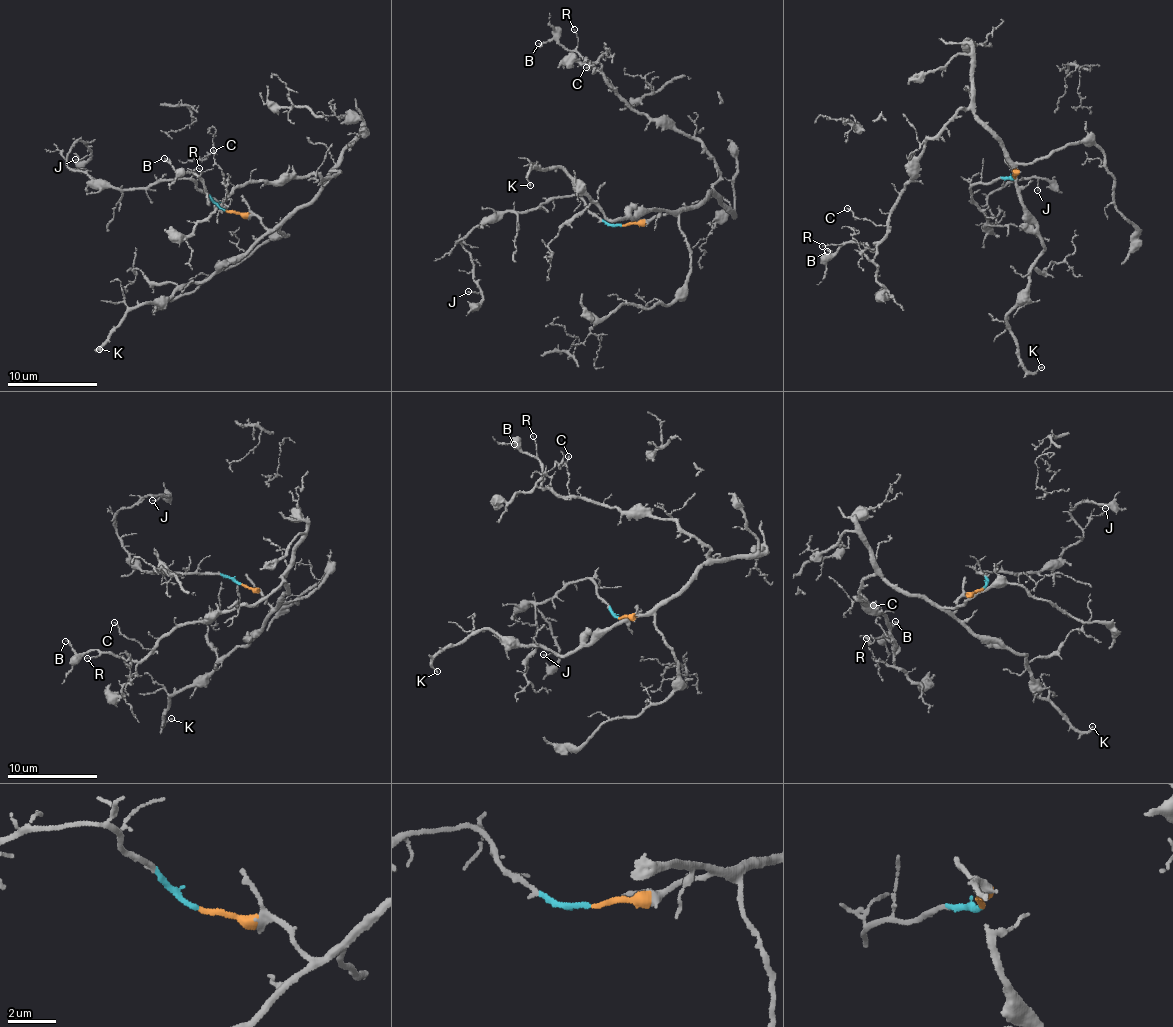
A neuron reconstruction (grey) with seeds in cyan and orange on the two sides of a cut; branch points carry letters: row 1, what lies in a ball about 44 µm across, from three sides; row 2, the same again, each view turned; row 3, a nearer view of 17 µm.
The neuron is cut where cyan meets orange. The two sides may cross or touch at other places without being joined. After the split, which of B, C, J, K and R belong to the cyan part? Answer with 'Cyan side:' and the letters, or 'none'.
Cyan side: J

